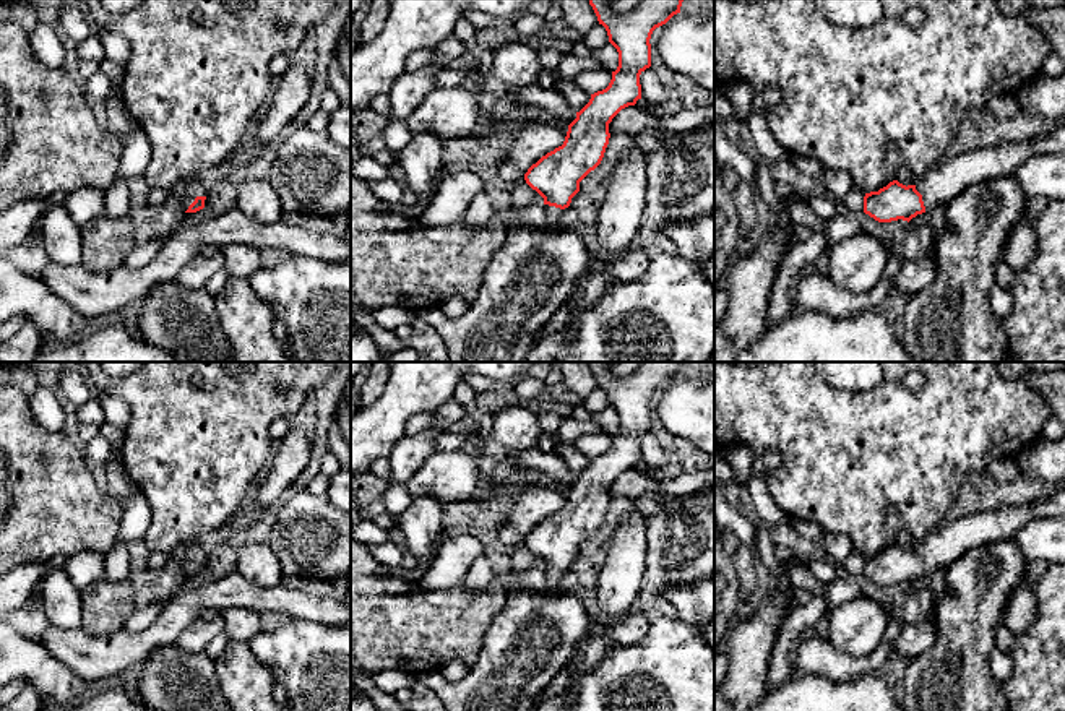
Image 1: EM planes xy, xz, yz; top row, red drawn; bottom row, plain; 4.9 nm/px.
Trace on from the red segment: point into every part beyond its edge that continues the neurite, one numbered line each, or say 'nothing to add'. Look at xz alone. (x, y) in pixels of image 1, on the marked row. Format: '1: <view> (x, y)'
1: xz (552, 216)

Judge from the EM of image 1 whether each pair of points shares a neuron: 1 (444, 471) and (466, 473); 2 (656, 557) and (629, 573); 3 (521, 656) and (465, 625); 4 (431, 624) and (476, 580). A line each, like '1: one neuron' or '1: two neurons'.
1: one neuron
2: two neurons
3: two neurons
4: two neurons

